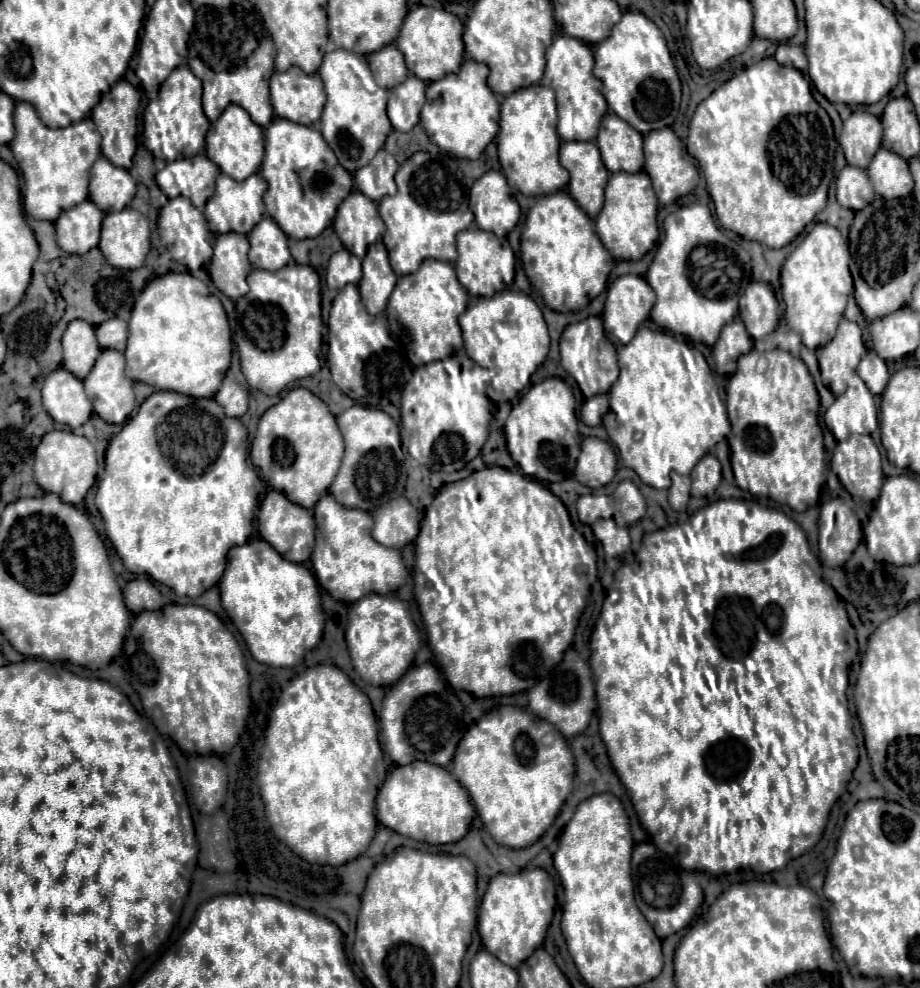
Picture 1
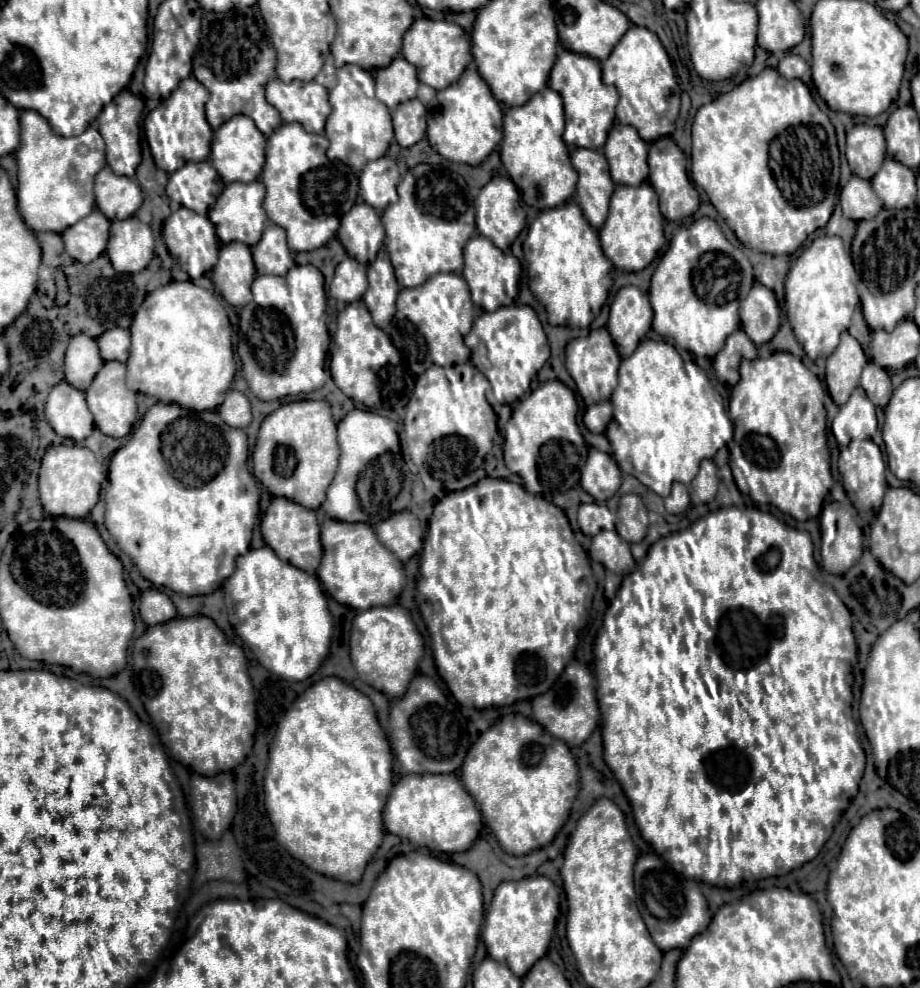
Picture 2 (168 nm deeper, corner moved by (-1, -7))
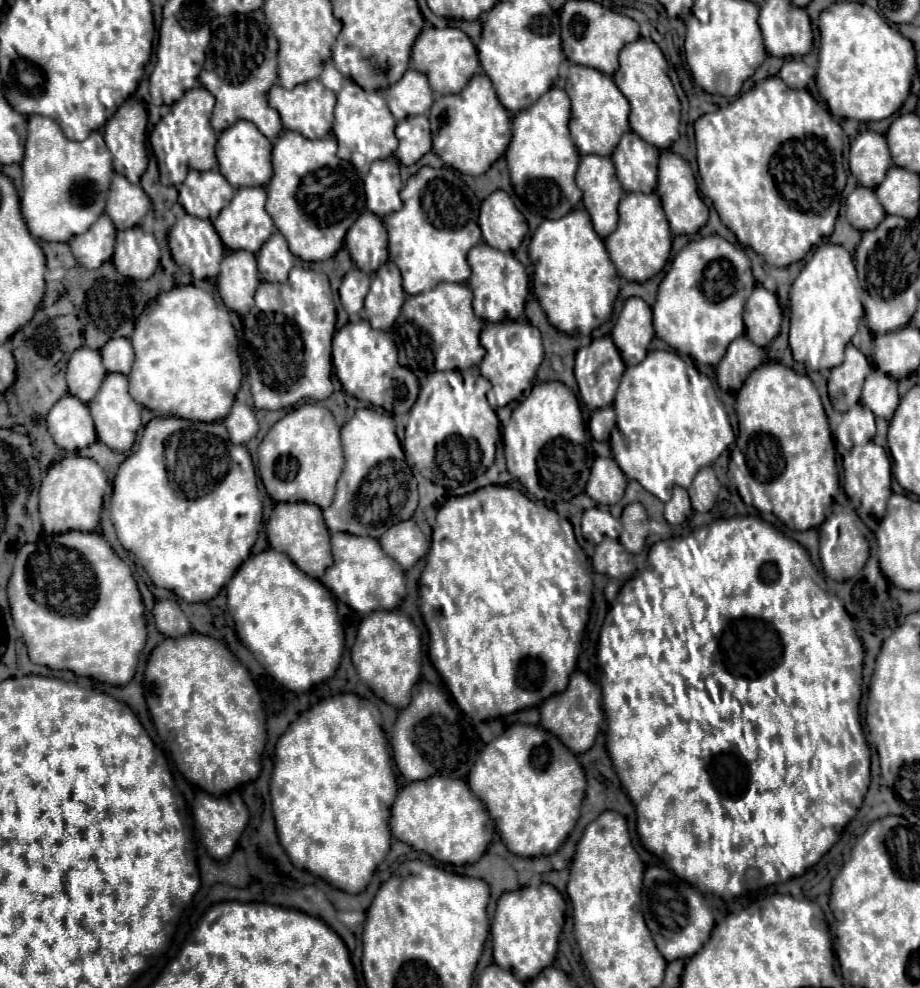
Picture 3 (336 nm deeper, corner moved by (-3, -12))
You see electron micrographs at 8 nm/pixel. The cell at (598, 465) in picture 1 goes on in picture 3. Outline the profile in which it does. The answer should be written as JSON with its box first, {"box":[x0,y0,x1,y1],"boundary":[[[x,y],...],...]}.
{"box":[585,458,627,504],"boundary":[[[597,458],[591,466],[591,476],[585,494],[599,504],[617,504],[627,488],[627,478],[613,458]]]}

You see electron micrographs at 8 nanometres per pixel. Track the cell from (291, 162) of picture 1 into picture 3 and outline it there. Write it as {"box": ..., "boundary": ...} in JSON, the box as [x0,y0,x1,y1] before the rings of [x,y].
{"box":[267,130,365,260],"boundary":[[[285,130],[273,144],[273,168],[273,178],[267,184],[267,212],[273,218],[275,226],[279,232],[283,232],[283,236],[287,236],[291,252],[301,260],[329,260],[343,246],[347,228],[351,228],[351,224],[365,212],[363,180],[359,178],[357,170],[345,160],[337,158],[337,144],[331,134],[327,138],[309,140],[291,130]]]}

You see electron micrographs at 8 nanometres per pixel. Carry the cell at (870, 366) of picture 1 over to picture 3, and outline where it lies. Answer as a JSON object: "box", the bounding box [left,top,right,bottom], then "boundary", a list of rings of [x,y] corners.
{"box":[861,372,899,420],"boundary":[[[871,372],[863,386],[861,404],[865,404],[875,416],[891,420],[899,406],[897,382],[891,380],[891,376],[883,376],[883,372]]]}

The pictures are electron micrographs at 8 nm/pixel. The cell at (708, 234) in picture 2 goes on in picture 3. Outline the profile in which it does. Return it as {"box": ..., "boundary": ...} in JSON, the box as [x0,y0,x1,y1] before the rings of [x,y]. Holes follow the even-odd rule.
{"box":[653,234,755,364],"boundary":[[[713,234],[701,240],[689,242],[673,260],[667,276],[659,284],[657,292],[657,302],[653,306],[653,327],[657,338],[667,342],[671,348],[675,348],[679,354],[691,356],[695,362],[701,364],[719,364],[723,358],[723,352],[727,350],[727,344],[731,340],[739,338],[745,332],[743,326],[743,304],[747,296],[753,292],[755,280],[751,274],[751,264],[747,254],[723,240],[721,236]],[[713,260],[725,260],[731,264],[731,274],[739,274],[739,288],[729,286],[727,288],[727,298],[719,302],[711,302],[705,292],[701,290],[701,280],[705,268]]]}

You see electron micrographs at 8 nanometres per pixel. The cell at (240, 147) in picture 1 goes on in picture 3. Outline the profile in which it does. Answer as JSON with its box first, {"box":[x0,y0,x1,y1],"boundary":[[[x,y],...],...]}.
{"box":[217,120,273,188],"boundary":[[[239,120],[237,124],[233,124],[231,128],[227,128],[219,134],[217,160],[219,160],[219,170],[223,172],[223,176],[227,176],[229,184],[235,188],[263,186],[273,176],[271,142],[249,120]]]}

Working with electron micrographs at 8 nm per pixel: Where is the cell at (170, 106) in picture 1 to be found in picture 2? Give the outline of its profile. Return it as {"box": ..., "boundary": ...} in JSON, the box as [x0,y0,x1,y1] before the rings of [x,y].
{"box":[144,77,211,173],"boundary":[[[195,77],[183,79],[173,95],[163,100],[161,106],[152,110],[144,120],[144,132],[155,164],[167,173],[181,167],[181,163],[201,163],[209,157],[211,149],[211,127],[205,119],[205,103],[209,91],[197,83]]]}

